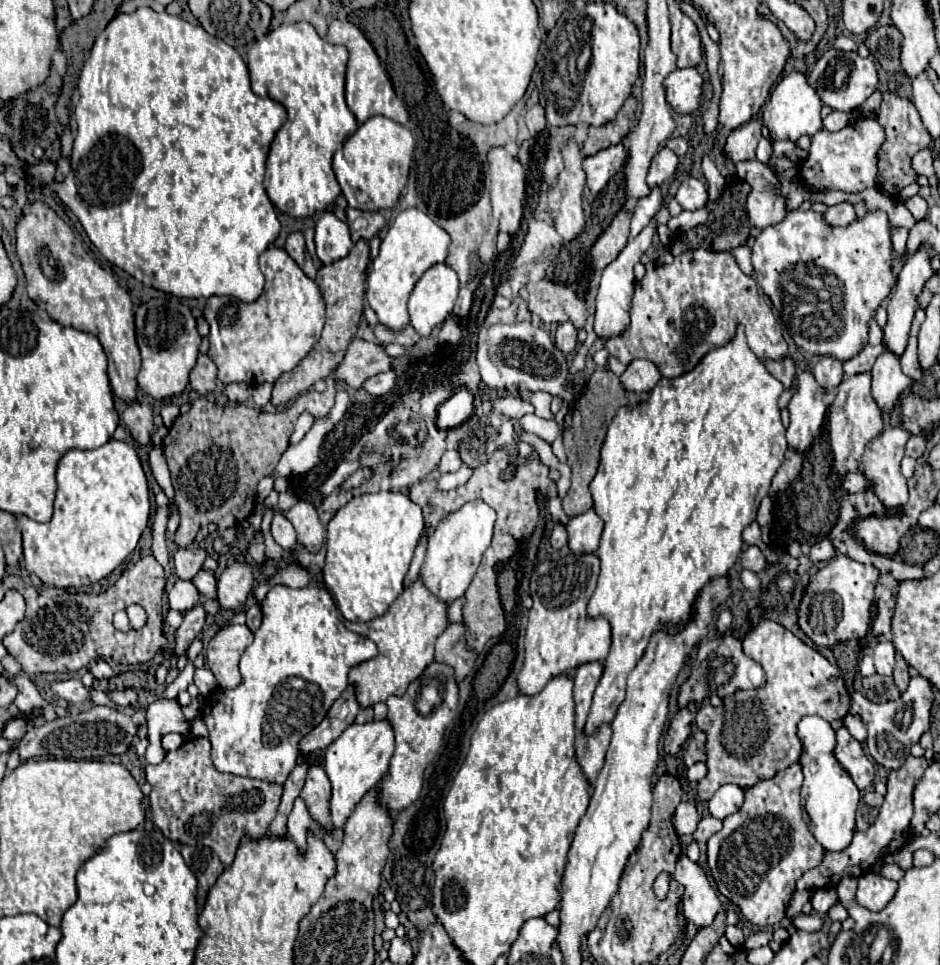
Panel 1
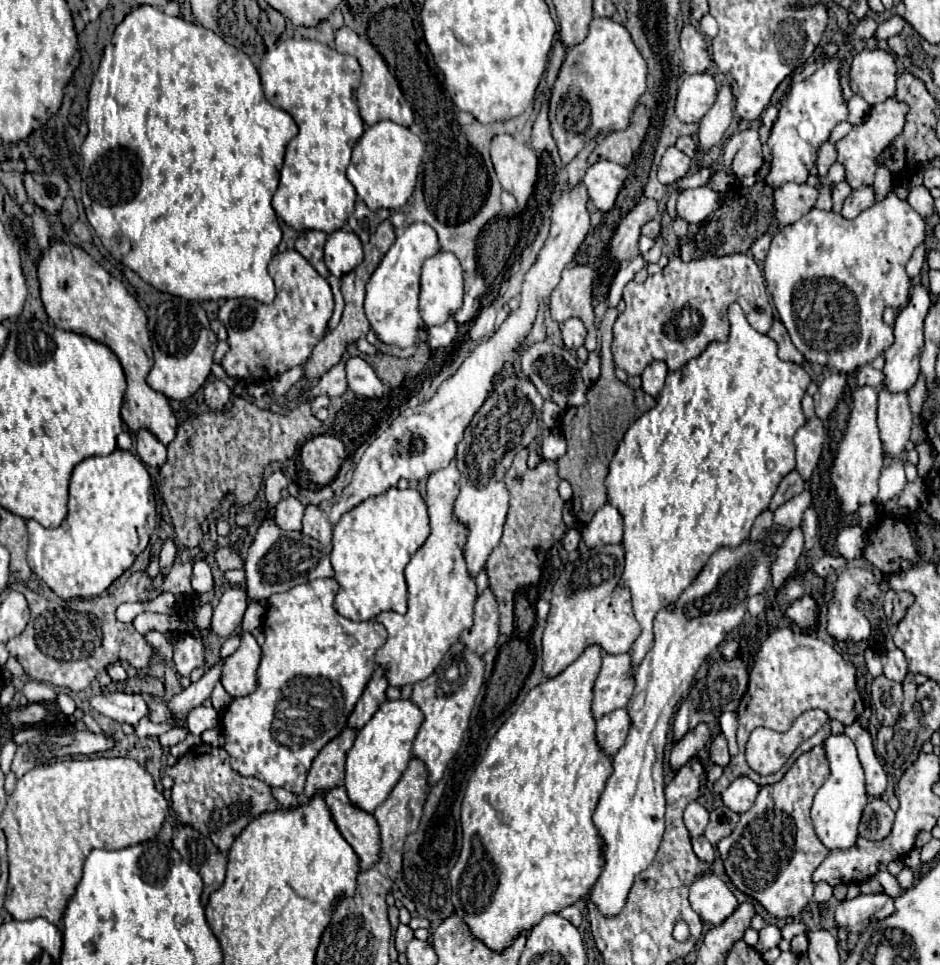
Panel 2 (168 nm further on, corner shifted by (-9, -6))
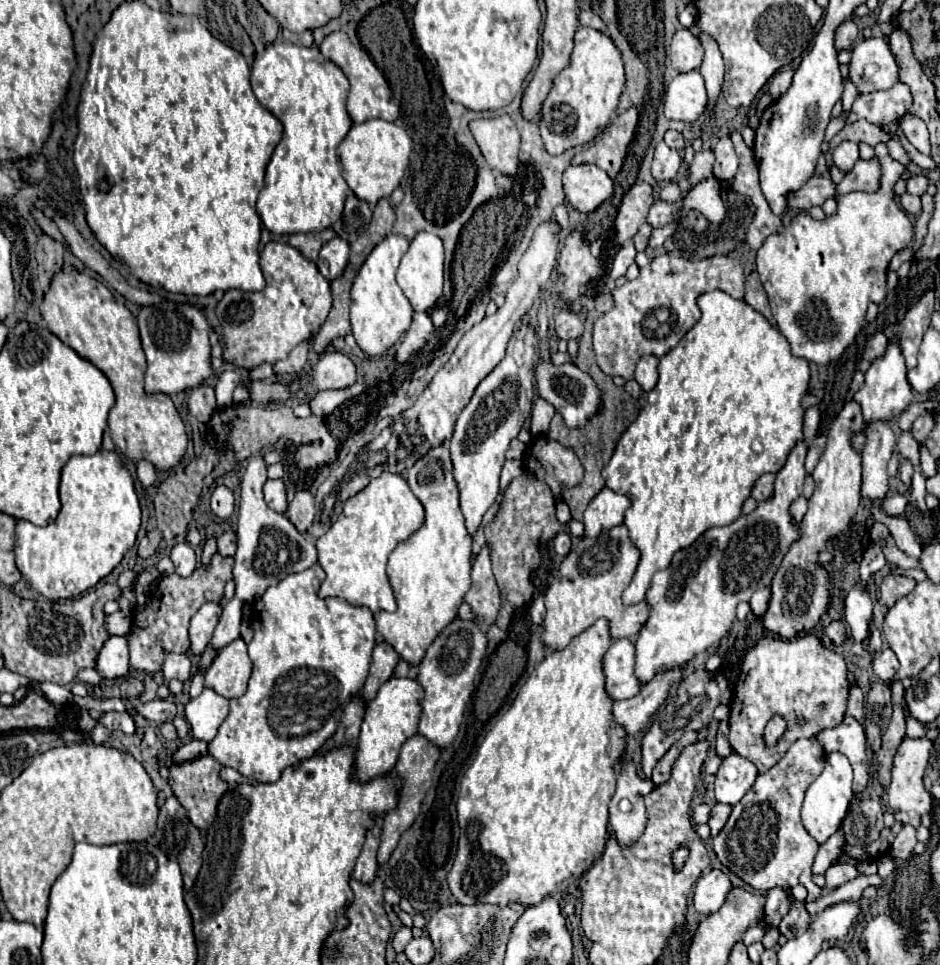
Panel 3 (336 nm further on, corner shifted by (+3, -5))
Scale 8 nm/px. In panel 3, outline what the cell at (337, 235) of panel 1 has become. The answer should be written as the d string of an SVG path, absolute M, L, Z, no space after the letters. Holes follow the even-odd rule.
M335 237L323 245L317 267L325 279L333 281L343 273L347 261L349 261L349 243L341 237Z

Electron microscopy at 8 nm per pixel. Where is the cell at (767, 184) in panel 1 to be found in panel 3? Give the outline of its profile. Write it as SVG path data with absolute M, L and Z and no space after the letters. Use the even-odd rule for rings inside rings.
M815 175L805 183L805 187L789 197L789 207L795 211L805 211L809 207L823 205L831 197L835 197L835 183L829 177Z

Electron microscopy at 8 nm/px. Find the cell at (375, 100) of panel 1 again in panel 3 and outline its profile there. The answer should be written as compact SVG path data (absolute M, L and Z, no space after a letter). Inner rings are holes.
M335 31L329 37L323 39L323 43L319 45L321 53L331 59L349 79L351 83L351 91L349 91L349 99L347 99L347 111L353 119L353 123L363 123L367 119L385 119L385 121L395 121L399 117L399 103L393 103L391 97L391 89L383 77L383 73L375 67L373 59L369 57L369 53L357 45L353 45L349 41L349 37L343 31Z

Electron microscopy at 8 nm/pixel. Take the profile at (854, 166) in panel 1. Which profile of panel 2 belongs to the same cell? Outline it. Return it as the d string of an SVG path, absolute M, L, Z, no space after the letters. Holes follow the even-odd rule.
M887 98L881 104L875 104L869 112L869 118L863 124L857 124L851 128L851 132L841 138L835 148L837 148L837 162L843 164L845 168L845 182L855 190L855 188L863 188L863 186L873 186L873 176L877 170L877 156L893 142L893 138L897 134L901 134L903 130L903 122L905 122L905 110L907 106Z

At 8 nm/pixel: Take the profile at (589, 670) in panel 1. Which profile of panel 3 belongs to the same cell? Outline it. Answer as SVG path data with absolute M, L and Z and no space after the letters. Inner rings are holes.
M617 639L603 659L607 677L607 693L619 701L635 697L641 691L639 679L635 679L635 645L631 639Z

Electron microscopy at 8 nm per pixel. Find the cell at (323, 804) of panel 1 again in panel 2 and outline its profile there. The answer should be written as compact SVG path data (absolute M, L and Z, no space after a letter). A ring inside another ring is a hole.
M343 786L329 788L325 792L327 808L341 832L341 836L349 842L349 846L359 856L361 870L367 870L373 866L373 862L379 858L379 826L375 818L359 808L355 808Z

